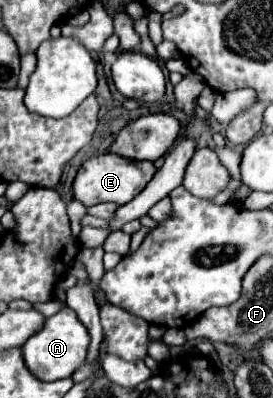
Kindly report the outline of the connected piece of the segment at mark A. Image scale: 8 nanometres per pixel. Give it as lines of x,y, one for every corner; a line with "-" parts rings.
63,307
57,315
49,317
39,333
35,333
25,345
23,345
23,357
29,367
29,371
41,379
41,381
57,381
63,377
71,377
87,357
91,337
87,327
77,319
77,313
69,307

